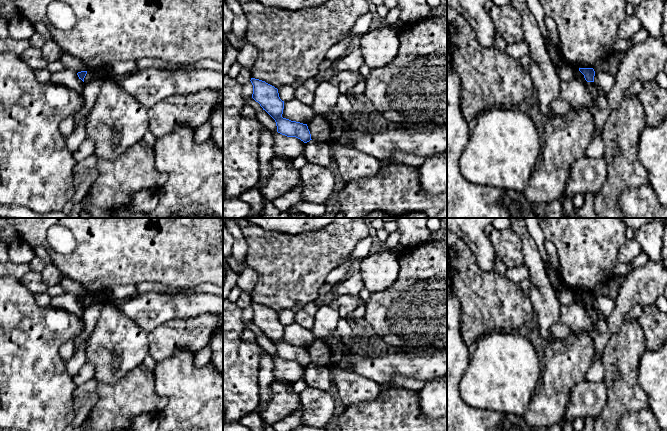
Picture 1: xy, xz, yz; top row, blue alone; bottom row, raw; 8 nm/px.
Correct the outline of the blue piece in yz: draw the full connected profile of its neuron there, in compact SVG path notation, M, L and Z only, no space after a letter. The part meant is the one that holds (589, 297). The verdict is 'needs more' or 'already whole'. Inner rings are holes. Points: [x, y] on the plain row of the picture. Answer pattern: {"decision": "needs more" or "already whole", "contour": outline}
{"decision": "already whole", "contour": "M579 292L587 306L594 306L595 295L593 292Z"}

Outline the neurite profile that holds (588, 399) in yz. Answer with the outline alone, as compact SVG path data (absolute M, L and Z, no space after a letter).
M583 381L575 386L569 397L567 410L561 424L567 420L590 417L595 421L602 413L608 400L608 389L603 381Z

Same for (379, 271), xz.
M390 250L380 251L356 262L362 274L365 288L370 292L379 292L390 287L399 274L397 257Z

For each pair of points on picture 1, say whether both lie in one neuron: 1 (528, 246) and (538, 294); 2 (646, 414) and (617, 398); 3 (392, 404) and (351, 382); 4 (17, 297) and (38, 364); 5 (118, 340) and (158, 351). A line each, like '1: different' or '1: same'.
1: same
2: different
3: different
4: same
5: different

